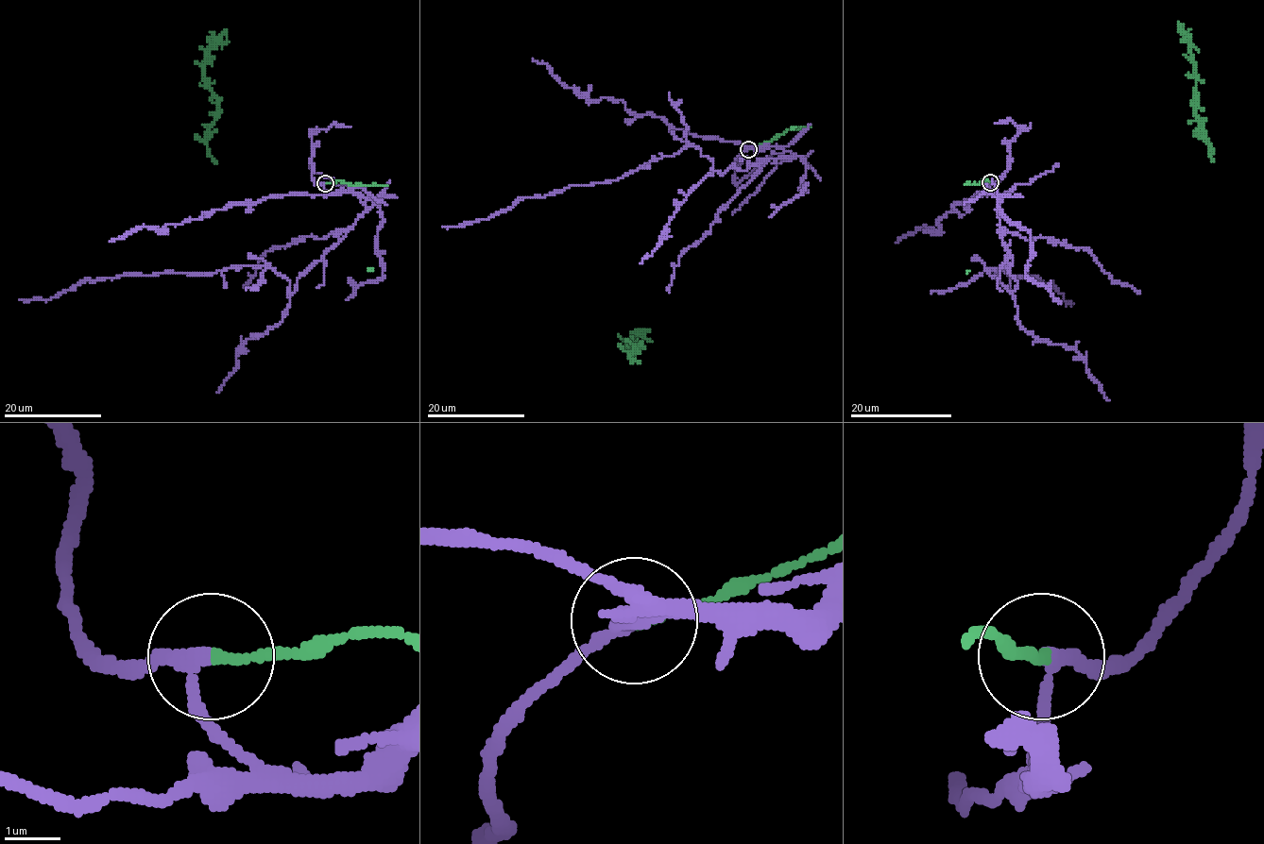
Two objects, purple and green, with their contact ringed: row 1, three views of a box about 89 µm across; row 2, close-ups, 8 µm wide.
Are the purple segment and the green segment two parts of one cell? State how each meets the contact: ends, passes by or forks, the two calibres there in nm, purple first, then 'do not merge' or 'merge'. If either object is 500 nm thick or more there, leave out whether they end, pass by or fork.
purple passes by; green ends there; 200 nm thick on the purple side, 160 nm on the other; do not merge

